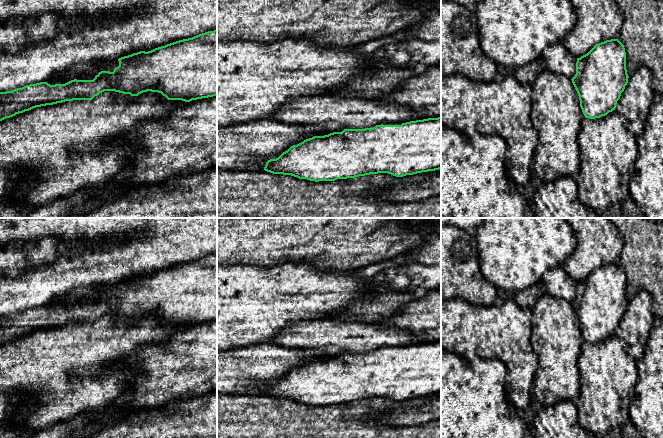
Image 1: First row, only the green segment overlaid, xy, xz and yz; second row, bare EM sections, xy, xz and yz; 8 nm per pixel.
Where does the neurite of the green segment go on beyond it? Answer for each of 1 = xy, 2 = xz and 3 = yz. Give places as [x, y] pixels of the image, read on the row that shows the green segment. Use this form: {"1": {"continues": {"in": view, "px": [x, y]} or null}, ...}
{"1": {"continues": {"in": "xy", "px": [91, 77]}}, "2": {"continues": {"in": "xz", "px": [384, 123]}}, "3": {"continues": null}}

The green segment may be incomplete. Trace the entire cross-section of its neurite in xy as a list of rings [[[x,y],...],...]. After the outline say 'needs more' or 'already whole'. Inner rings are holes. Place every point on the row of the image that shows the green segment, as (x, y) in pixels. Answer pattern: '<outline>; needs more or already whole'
[[[217,30],[121,57],[115,68],[65,84],[40,82],[0,92],[0,121],[36,107],[92,100],[104,91],[131,96],[151,91],[185,102],[217,96]]]; needs more

